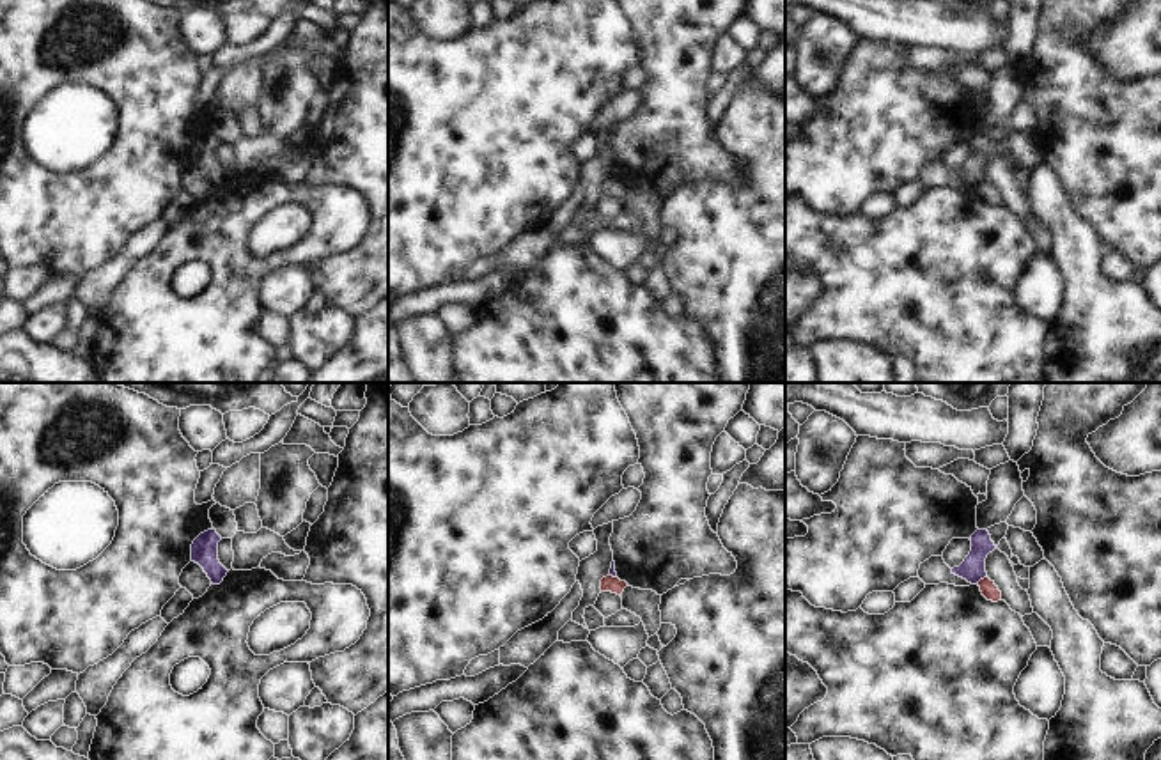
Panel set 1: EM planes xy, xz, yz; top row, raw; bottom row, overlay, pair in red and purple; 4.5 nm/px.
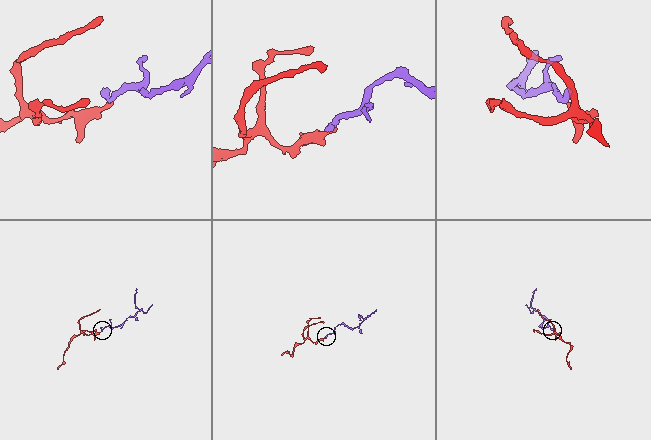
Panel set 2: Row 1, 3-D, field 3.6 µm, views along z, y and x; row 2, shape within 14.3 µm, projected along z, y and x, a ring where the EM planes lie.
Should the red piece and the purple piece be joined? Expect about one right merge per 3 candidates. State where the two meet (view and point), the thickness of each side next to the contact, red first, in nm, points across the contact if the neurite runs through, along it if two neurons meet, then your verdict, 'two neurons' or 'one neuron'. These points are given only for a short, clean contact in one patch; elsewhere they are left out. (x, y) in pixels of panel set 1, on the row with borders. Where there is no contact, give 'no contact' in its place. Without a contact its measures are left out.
meets red in yz at (981, 580); 80 nm thick on the red side, 110 nm on the other; border along yz (986, 576), (977, 583); two neurons

